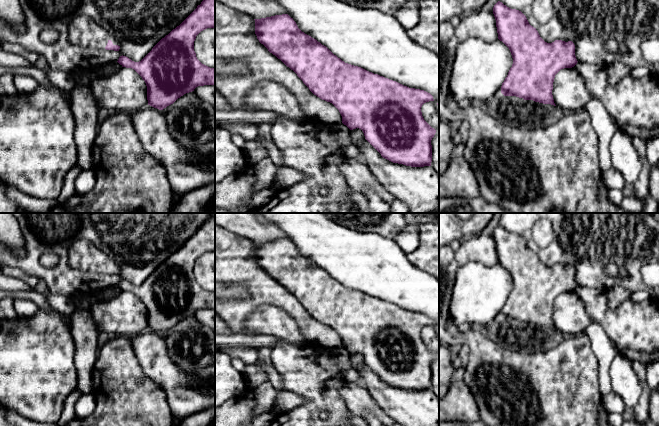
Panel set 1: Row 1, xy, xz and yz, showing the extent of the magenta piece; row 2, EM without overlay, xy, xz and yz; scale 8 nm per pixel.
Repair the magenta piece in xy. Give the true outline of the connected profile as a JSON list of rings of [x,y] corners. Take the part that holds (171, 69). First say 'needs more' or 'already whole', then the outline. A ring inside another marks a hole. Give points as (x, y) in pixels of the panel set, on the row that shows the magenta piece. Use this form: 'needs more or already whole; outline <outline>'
needs more; outline [[[203,0],[141,61],[134,62],[123,55],[117,61],[122,67],[134,69],[146,83],[148,105],[131,113],[133,125],[145,151],[164,167],[175,199],[192,189],[215,181],[215,140],[193,149],[184,148],[171,136],[162,111],[198,86],[215,85],[215,68],[202,64],[194,51],[196,36],[207,28],[215,28],[215,0]]]

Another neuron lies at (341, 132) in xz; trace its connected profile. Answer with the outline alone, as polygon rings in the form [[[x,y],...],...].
[[[343,123],[330,126],[347,159],[360,161],[361,151],[350,141],[350,129]]]

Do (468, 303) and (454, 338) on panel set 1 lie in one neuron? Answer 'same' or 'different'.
different

